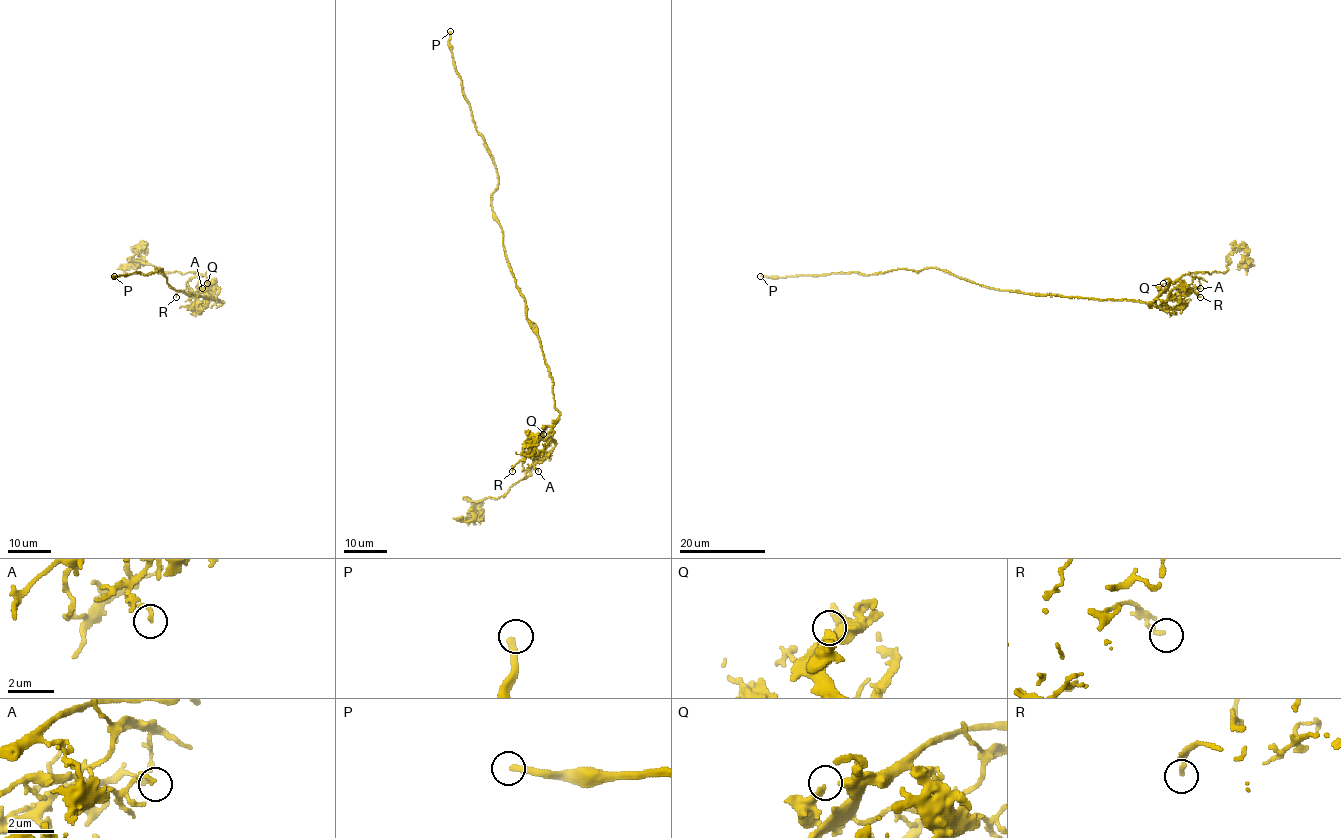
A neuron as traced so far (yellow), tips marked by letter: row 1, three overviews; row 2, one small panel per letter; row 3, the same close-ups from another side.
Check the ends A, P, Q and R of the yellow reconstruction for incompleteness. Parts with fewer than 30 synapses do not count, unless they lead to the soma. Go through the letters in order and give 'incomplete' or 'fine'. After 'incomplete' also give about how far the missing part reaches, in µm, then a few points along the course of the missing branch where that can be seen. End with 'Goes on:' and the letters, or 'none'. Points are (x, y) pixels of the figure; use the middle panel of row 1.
A: fine
P: fine
Q: fine
R: fine
Goes on: none

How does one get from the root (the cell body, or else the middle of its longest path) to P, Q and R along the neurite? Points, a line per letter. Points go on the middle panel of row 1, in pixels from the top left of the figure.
P: (528, 320), (526, 301), (516, 285), (502, 229), (492, 210), (497, 168), (464, 96), (449, 43), (450, 31)
Q: (528, 320), (541, 344), (544, 363), (553, 382), (554, 408), (559, 413), (559, 419), (541, 431), (543, 434)
R: (528, 320), (541, 344), (559, 419), (545, 425), (529, 442), (529, 452), (512, 471)

